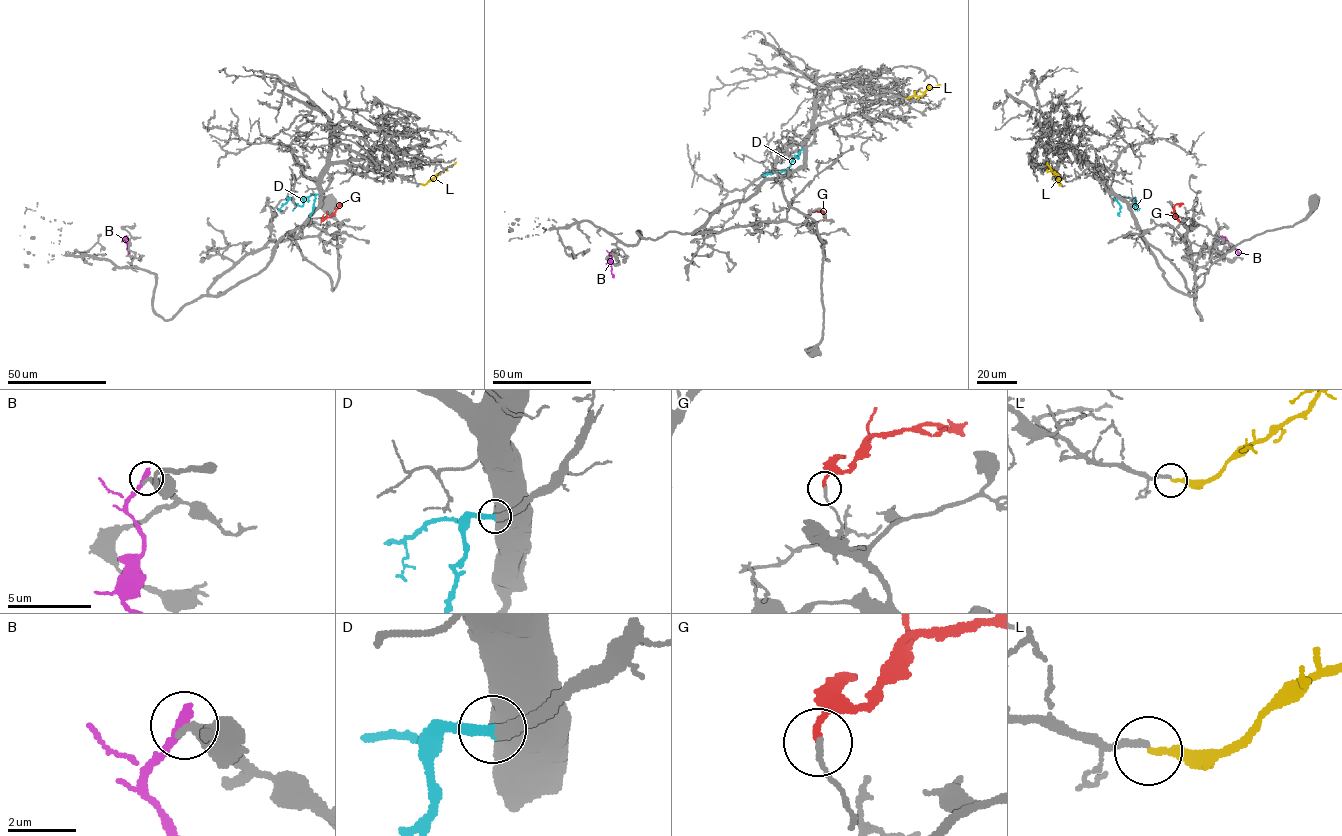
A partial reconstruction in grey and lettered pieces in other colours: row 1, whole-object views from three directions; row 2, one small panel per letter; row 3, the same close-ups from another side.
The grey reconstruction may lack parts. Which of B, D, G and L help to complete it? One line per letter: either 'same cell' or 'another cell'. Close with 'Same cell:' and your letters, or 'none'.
B: another cell
D: same cell
G: another cell
L: same cell
Same cell: D, L

